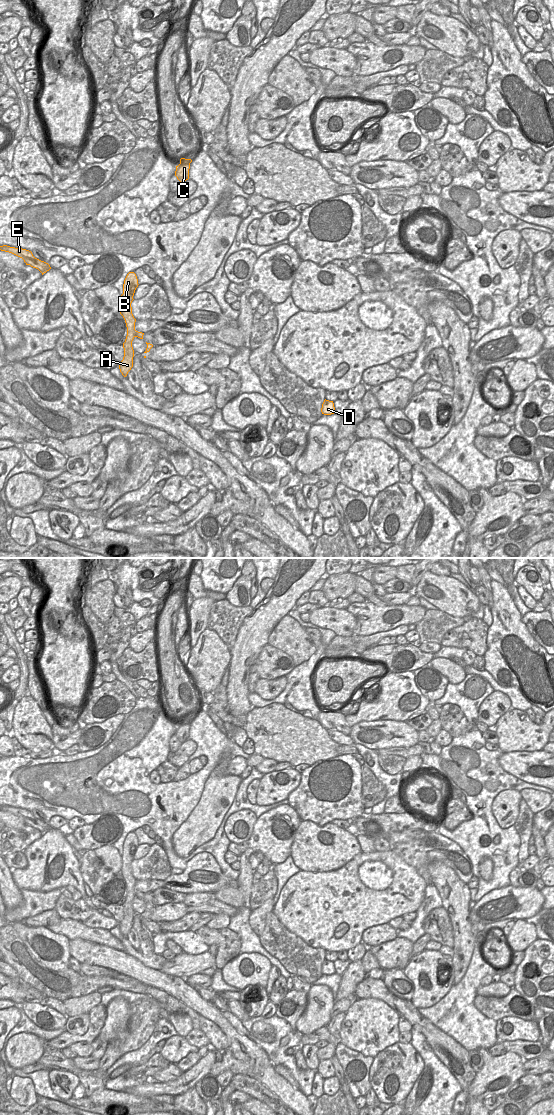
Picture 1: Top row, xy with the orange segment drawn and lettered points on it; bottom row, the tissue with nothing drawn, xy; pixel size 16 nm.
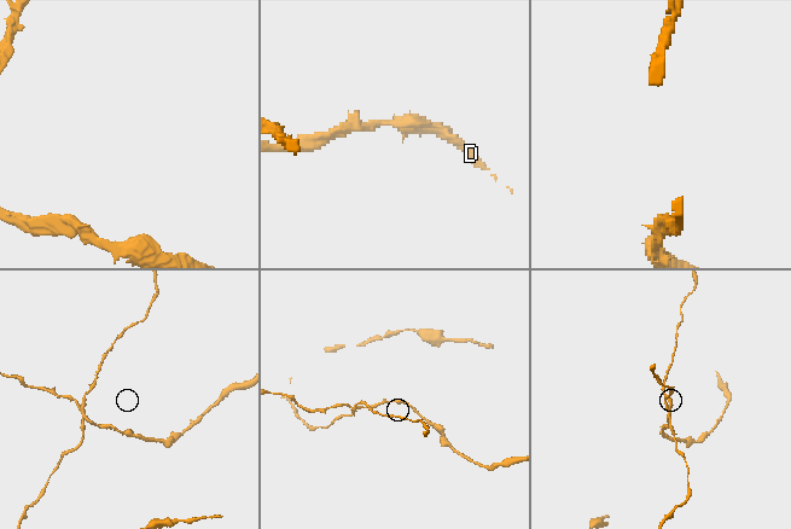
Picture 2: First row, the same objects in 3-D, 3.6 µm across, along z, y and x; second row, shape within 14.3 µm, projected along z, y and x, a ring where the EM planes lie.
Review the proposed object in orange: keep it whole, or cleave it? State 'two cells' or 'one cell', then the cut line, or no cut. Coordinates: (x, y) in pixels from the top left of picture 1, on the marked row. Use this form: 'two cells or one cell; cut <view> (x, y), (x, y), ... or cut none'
two cells; cut xy (135, 331), (136, 336)

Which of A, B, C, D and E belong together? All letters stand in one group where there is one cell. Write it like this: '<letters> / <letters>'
A B C / D E

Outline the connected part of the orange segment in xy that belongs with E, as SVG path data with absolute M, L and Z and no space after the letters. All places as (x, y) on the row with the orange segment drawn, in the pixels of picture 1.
M7 245L0 246L0 250L12 253L22 258L26 265L30 265L31 267L38 269L42 273L42 275L51 269L48 263L35 258L32 252L29 250L10 247Z

